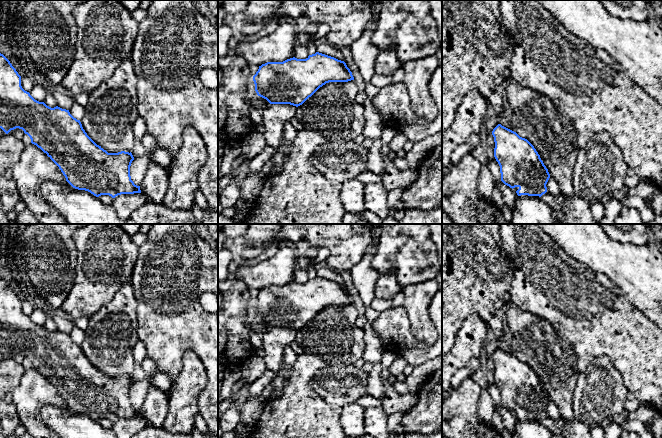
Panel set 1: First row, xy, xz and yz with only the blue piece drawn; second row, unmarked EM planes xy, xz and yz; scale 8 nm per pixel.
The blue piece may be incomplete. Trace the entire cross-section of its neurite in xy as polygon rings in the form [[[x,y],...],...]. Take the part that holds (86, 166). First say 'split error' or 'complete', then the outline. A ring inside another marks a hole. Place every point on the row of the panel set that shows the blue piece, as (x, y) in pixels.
complete; [[[0,53],[0,128],[8,134],[16,128],[27,134],[31,143],[40,148],[59,167],[66,181],[75,189],[85,190],[96,197],[109,195],[115,198],[121,194],[141,193],[140,186],[134,184],[130,176],[130,166],[134,157],[132,153],[121,151],[108,153],[97,145],[85,132],[80,120],[74,118],[69,110],[58,106],[51,108],[44,102],[35,100],[29,92],[21,86],[21,76],[10,61]]]

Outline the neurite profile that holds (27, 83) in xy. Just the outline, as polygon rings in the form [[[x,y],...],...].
[[[30,76],[21,77],[21,86],[25,91],[30,92],[34,85],[35,83]]]

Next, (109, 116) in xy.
[[[127,57],[107,80],[89,94],[80,122],[87,135],[108,153],[130,153],[133,149],[133,125],[139,116],[136,108],[137,81],[132,58]]]

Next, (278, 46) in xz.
[[[293,22],[278,24],[276,30],[251,42],[240,42],[236,54],[249,64],[261,66],[267,62],[283,62],[294,57],[297,31]]]

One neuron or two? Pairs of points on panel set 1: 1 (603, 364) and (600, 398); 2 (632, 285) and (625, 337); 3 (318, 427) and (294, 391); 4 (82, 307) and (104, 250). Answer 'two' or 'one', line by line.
1: one
2: two
3: one
4: one

